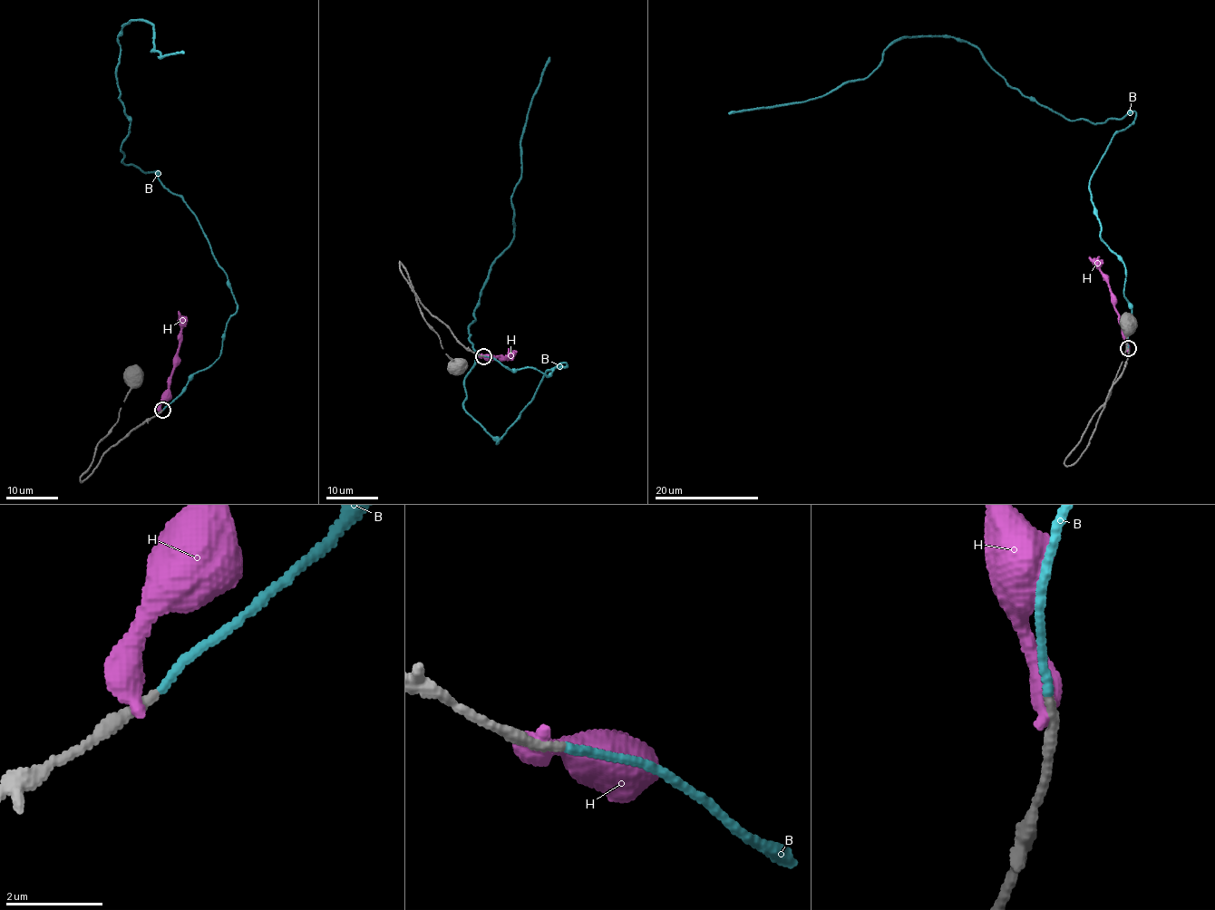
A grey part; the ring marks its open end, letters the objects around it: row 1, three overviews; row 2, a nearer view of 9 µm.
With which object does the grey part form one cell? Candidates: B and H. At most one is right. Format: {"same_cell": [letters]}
{"same_cell": ["B"]}

